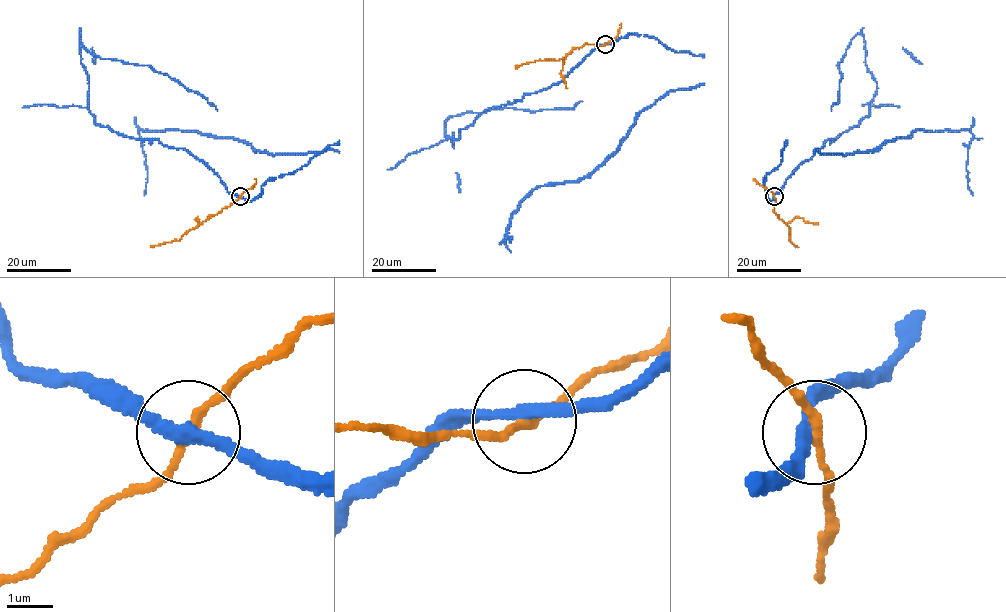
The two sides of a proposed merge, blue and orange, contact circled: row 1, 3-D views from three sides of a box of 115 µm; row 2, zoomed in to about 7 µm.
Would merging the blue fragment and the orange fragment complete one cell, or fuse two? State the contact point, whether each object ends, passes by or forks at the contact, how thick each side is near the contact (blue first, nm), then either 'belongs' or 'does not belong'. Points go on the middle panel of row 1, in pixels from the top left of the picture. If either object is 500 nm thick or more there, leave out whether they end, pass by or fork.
at (605, 44); blue passes by; orange passes by; 260 nm thick on the blue side, 170 nm on the other; does not belong

